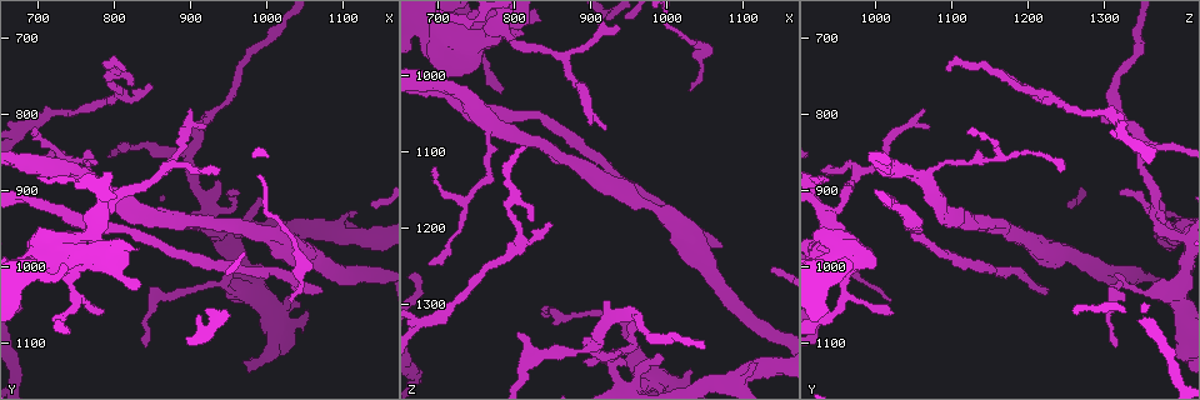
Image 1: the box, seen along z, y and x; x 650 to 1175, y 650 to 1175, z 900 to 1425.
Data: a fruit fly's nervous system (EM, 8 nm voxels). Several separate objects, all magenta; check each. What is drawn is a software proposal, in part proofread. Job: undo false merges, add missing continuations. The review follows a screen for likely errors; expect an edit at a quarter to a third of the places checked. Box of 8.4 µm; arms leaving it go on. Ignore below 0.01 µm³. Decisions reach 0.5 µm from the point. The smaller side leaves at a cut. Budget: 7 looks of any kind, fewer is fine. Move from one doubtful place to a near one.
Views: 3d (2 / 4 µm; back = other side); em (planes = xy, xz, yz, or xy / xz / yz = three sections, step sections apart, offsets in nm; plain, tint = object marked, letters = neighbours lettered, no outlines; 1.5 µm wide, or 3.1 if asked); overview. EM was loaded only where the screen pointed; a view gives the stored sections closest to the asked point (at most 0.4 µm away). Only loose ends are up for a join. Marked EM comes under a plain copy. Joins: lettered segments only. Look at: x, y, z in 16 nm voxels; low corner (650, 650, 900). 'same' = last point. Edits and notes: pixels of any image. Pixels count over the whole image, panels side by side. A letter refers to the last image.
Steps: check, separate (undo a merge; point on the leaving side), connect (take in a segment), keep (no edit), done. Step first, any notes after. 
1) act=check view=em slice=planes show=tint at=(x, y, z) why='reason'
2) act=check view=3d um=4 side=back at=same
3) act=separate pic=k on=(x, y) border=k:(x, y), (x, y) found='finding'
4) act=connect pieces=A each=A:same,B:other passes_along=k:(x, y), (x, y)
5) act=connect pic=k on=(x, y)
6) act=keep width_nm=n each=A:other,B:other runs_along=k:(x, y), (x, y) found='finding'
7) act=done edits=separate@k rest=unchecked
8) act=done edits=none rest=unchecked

act=check view=em slice=xz step=4 show=letters at=(845, 1105, 1315) why='branch stops here'

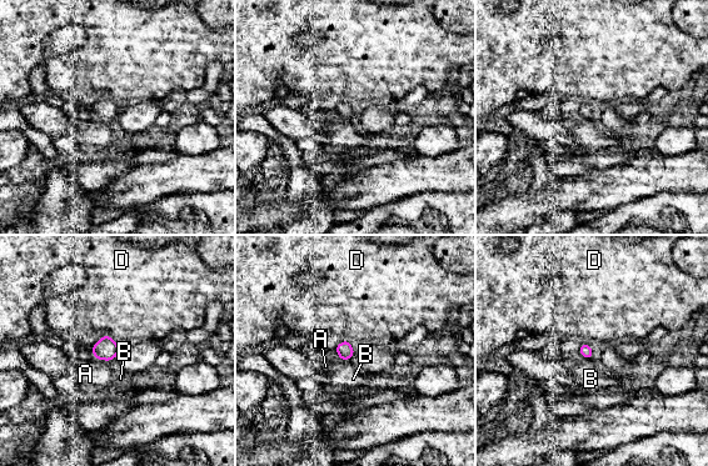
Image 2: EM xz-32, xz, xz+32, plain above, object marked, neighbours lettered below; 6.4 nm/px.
act=keep longest_contact=D:100nm each=A:other,B:other,D:other border=2:(340, 359), (349, 360) found='no lettered segment goes on from it'

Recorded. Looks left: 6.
act=check view=em slice=planes show=letters at=(1080, 1035, 1220) why='an open end'

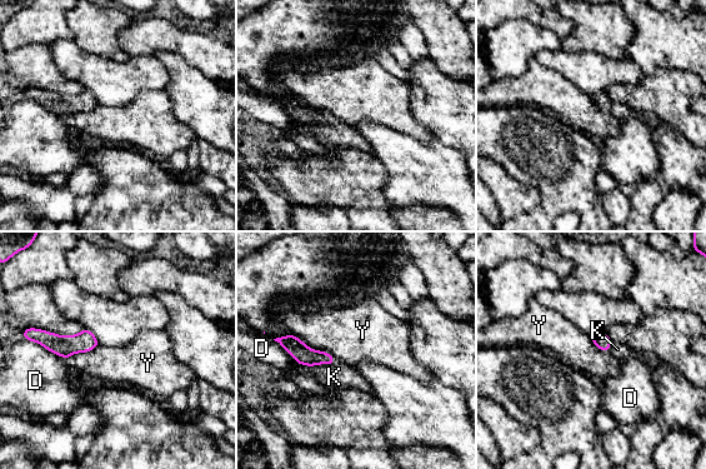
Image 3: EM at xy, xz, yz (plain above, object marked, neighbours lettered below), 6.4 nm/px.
act=connect pieces=K each=D:other,K:same,Y:other found='it goes on there'

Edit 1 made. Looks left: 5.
act=check view=em slice=yz step=8 show=tint at=(960, 905, 1315) why='branch stops here'

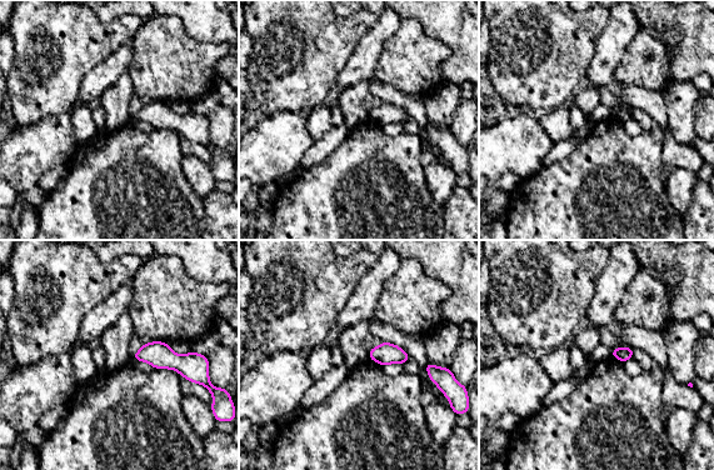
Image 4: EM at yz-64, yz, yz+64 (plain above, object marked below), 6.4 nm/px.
act=check view=em slice=planes show=letters at=same why='another direction'

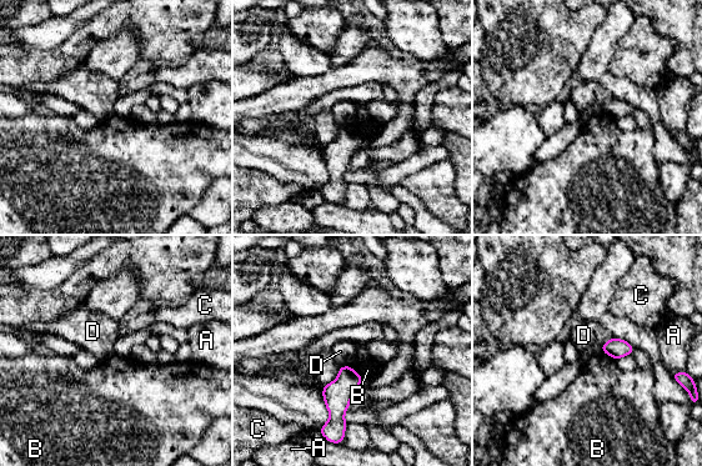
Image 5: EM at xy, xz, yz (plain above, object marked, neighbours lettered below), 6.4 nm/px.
act=keep each=A:other,B:other,C:other,D:other border=5:(341, 365), (345, 366) found='none of them fits'

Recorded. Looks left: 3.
act=done edits=connect@3 rest=unchecked

